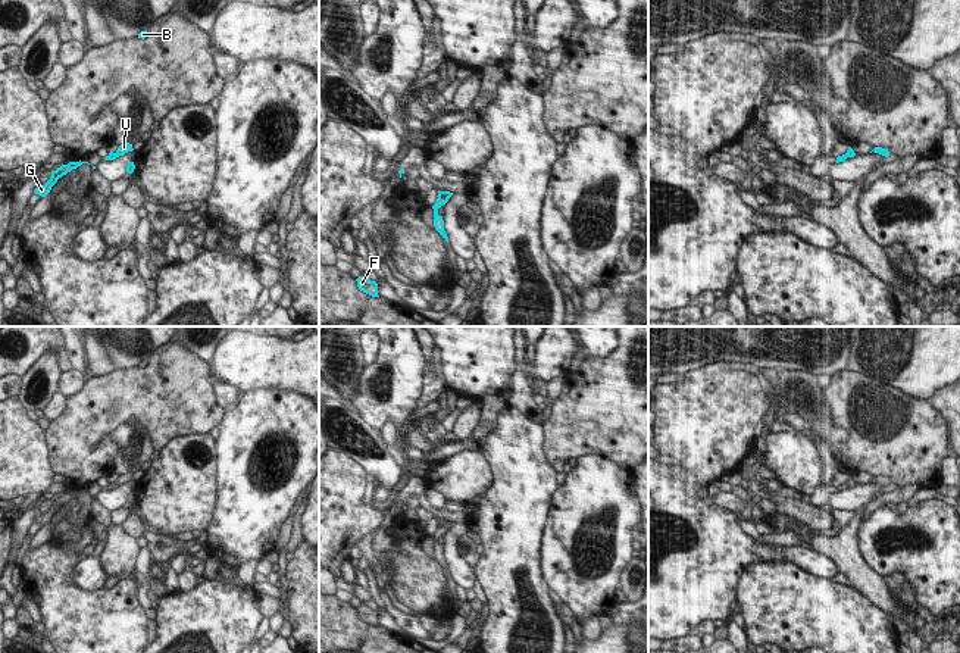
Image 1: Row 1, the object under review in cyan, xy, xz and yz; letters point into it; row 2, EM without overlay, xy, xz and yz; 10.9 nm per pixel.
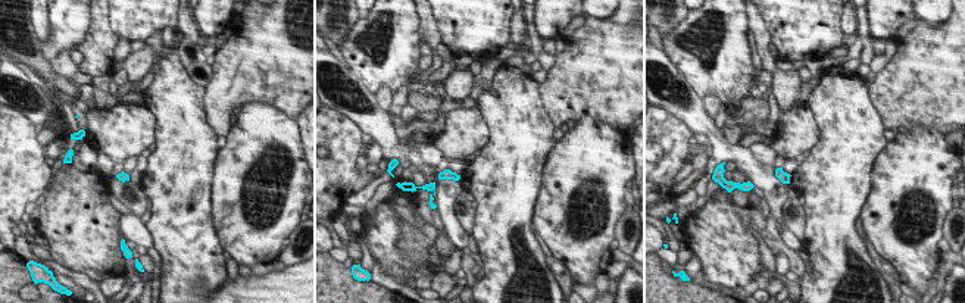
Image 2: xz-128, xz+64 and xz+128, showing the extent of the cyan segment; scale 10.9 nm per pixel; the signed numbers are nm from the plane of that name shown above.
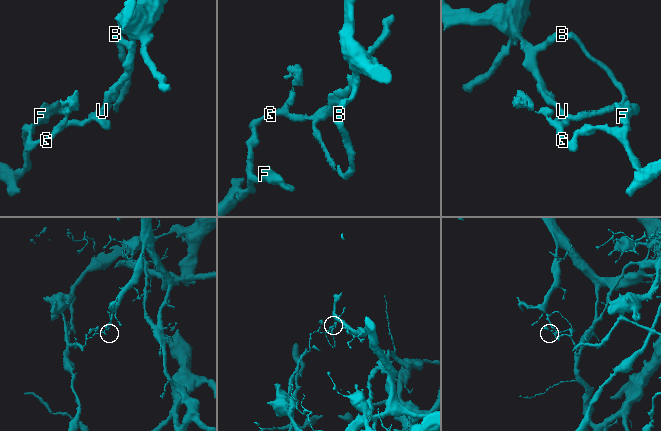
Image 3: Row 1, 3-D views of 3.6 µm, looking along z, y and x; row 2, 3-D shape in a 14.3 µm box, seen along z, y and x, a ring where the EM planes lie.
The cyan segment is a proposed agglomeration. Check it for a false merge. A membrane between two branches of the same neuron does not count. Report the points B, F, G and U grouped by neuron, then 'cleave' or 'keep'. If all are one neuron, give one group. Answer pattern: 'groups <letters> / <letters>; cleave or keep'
groups B U / F G; cleave

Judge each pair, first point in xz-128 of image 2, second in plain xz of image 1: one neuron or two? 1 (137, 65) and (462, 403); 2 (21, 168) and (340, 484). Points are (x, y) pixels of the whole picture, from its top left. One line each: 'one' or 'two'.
1: two
2: one

